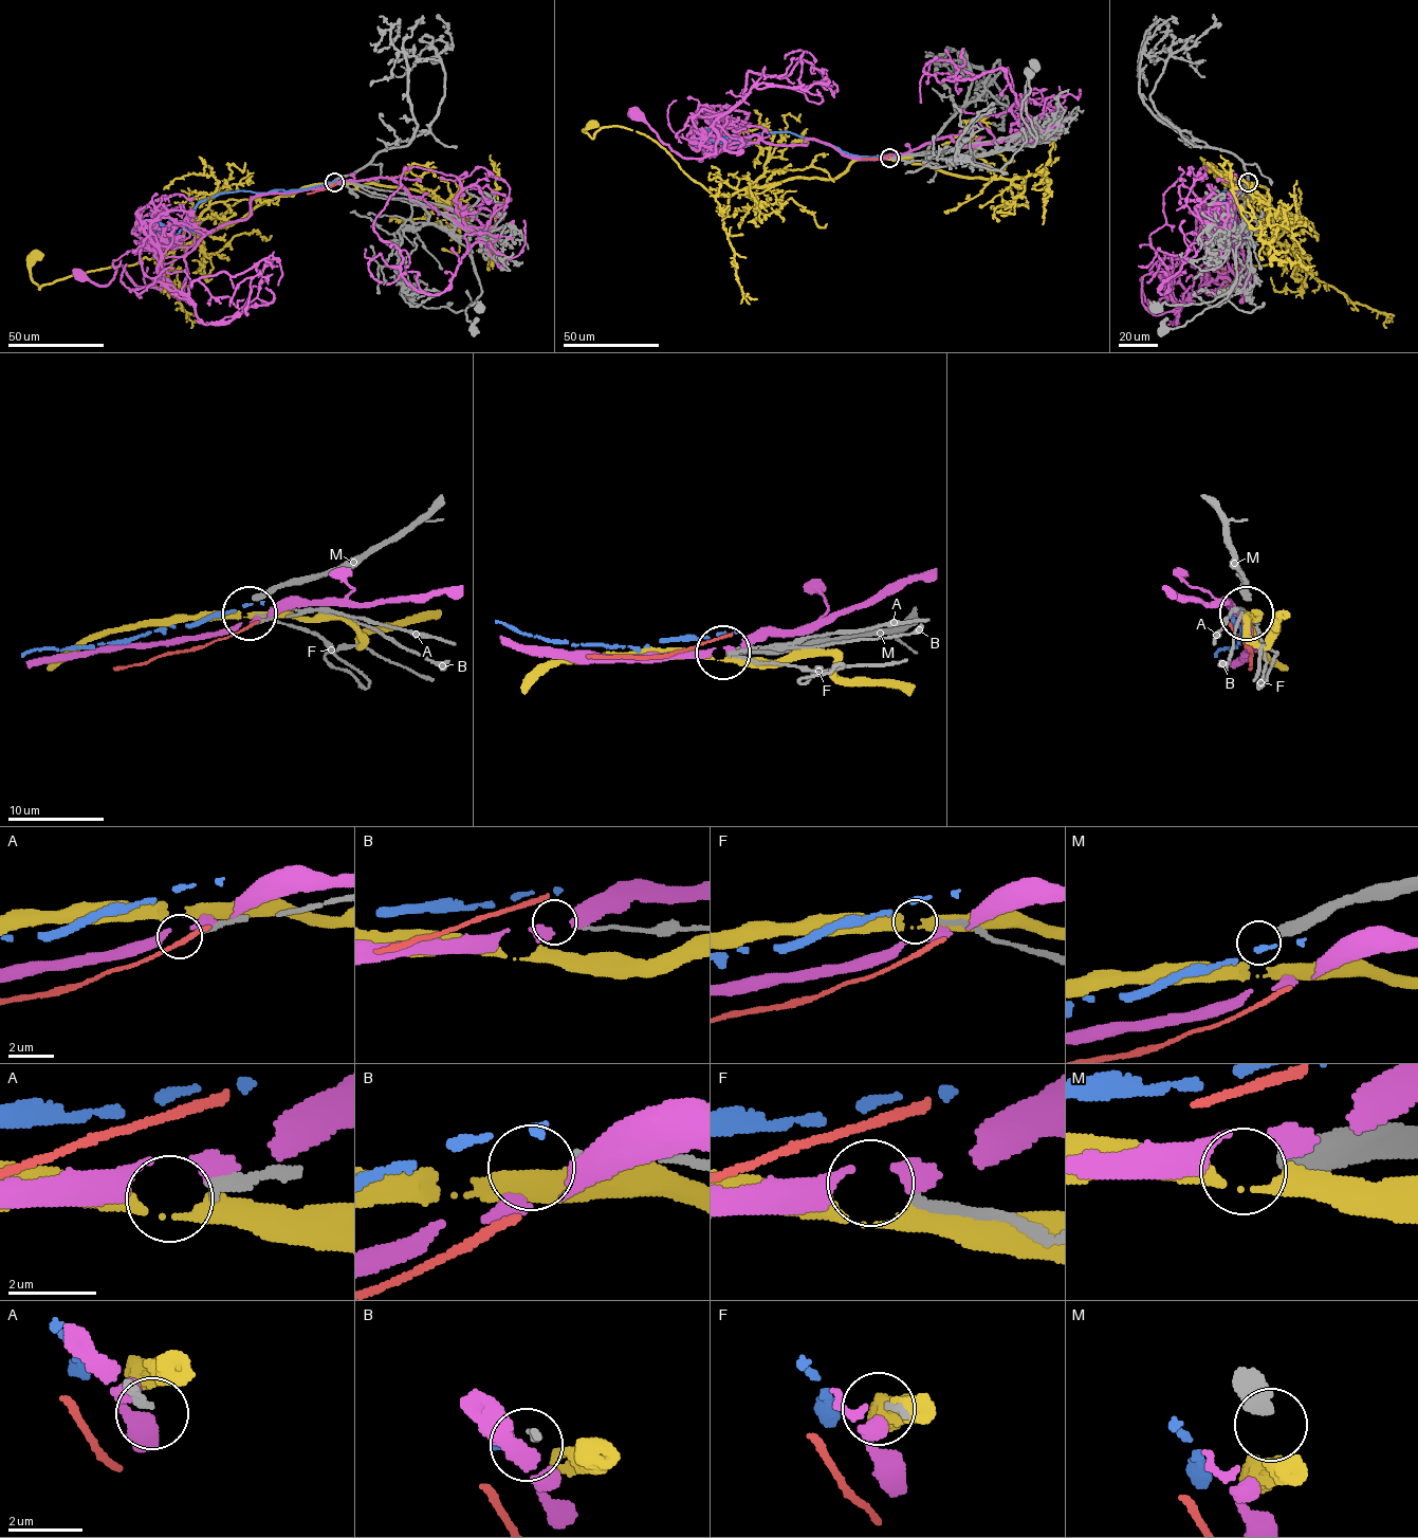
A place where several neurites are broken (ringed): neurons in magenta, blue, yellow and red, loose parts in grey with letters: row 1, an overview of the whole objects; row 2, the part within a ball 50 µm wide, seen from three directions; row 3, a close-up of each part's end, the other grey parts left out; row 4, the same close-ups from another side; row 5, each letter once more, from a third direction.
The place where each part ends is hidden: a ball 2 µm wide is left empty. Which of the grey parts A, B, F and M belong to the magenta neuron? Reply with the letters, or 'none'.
none

